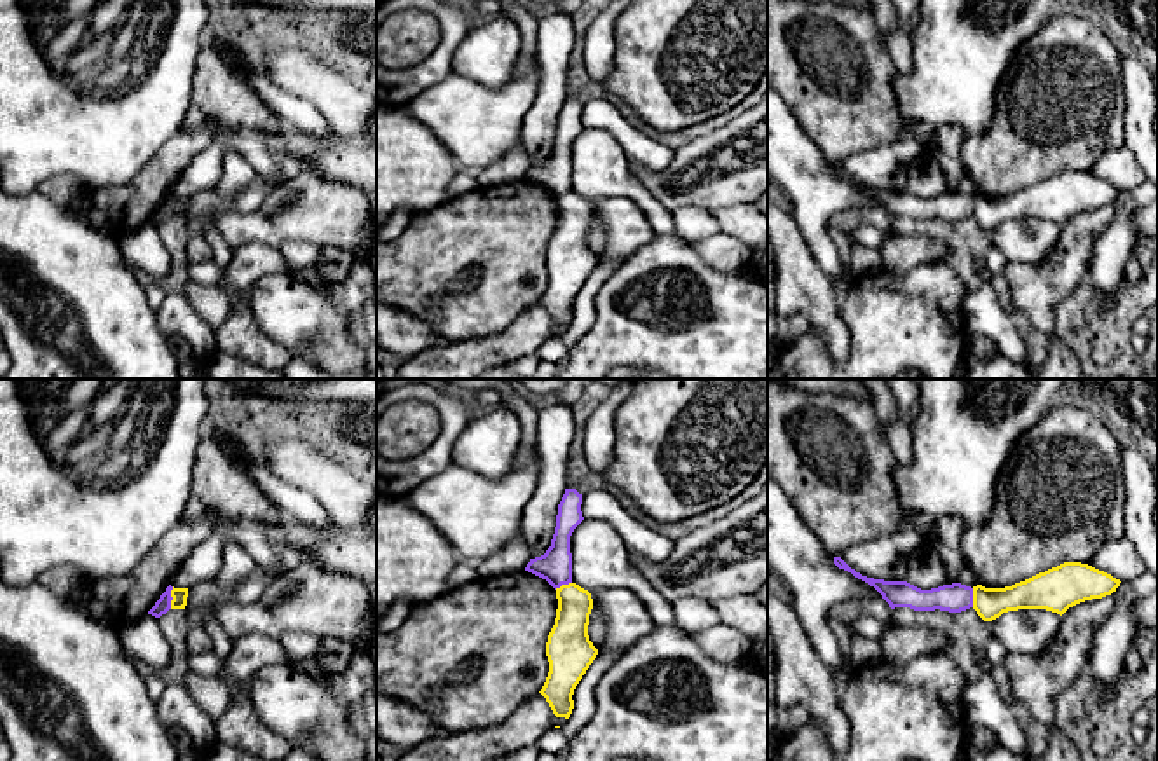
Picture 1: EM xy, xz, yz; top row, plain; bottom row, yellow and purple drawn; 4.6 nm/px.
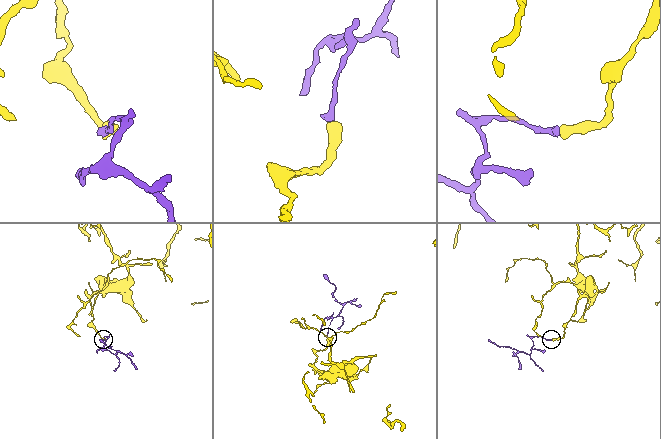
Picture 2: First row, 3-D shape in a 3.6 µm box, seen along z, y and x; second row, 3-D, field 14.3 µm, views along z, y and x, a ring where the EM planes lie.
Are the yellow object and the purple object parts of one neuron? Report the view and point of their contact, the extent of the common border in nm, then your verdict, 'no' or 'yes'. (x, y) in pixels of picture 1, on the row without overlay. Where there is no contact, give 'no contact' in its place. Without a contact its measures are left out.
meets yellow in xy at (171, 205); contact 110 nm long; no

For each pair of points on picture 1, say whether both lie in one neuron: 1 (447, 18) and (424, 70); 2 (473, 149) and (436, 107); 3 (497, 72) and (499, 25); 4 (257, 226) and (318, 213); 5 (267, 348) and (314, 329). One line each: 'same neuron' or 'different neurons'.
1: same neuron
2: same neuron
3: same neuron
4: same neuron
5: different neurons

